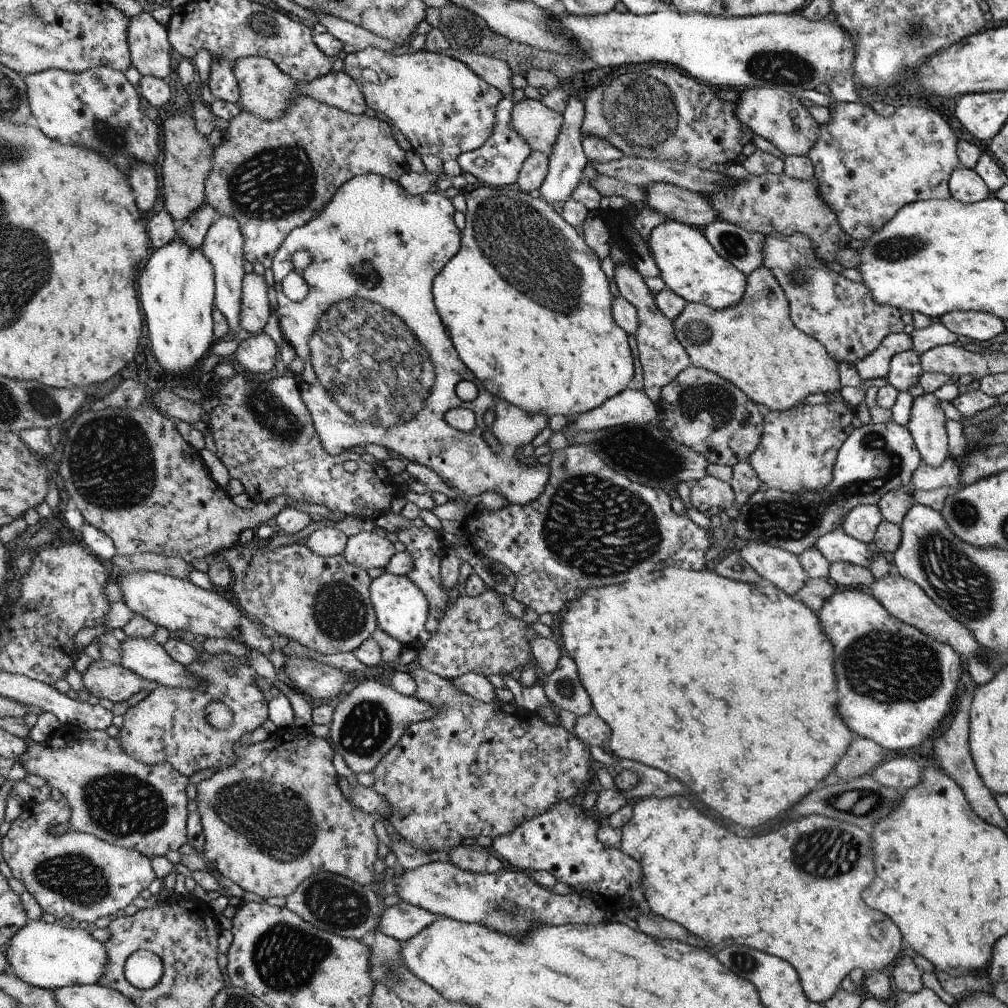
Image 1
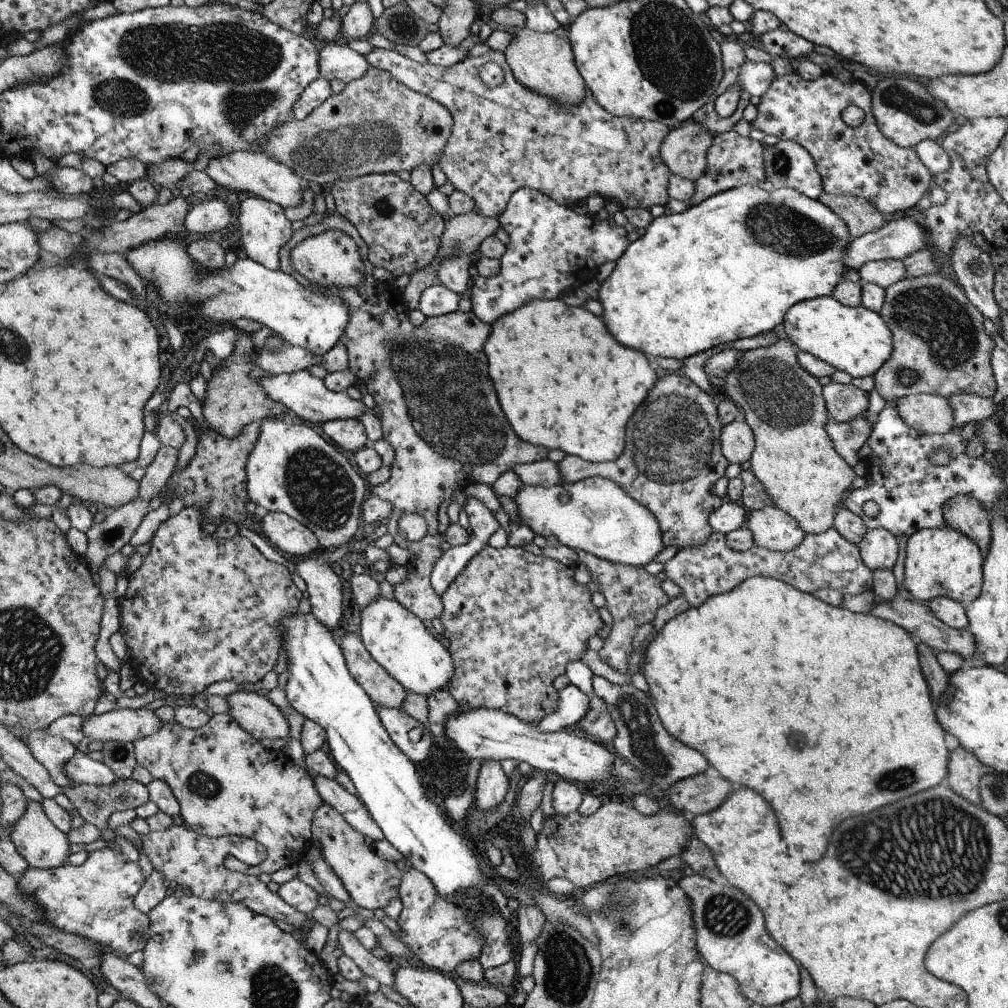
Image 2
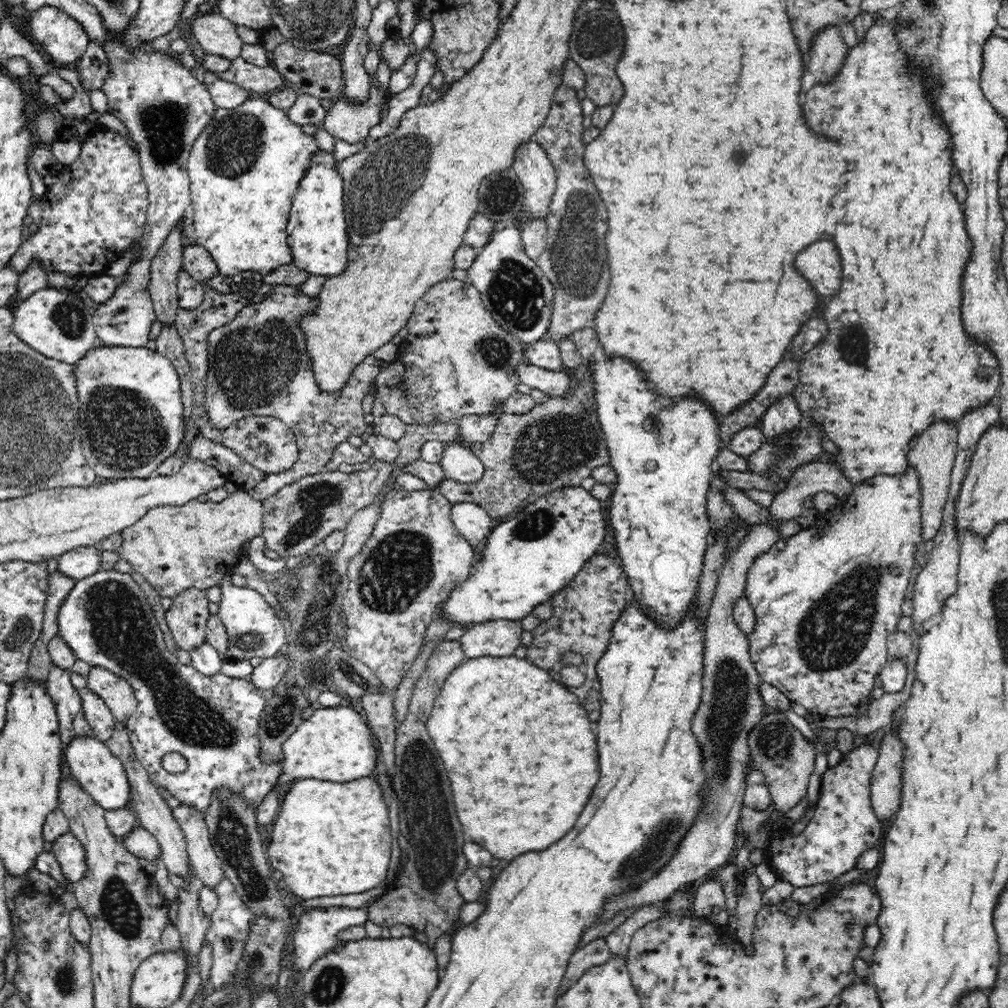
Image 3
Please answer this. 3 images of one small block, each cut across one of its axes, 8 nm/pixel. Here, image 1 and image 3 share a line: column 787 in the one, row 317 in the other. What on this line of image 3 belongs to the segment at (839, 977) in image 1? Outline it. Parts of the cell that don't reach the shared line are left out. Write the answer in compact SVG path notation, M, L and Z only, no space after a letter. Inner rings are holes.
M895 17L886 22L886 24L882 24L882 21L875 20L873 26L866 32L866 36L862 38L862 40L857 40L856 46L854 48L850 48L848 50L848 54L846 56L845 61L842 64L842 68L840 68L838 74L834 76L834 80L832 82L826 82L826 84L819 84L817 83L812 87L812 90L808 90L806 92L806 100L804 100L804 104L802 104L802 110L804 110L804 118L806 118L806 124L810 126L810 130L813 130L816 134L822 134L825 138L829 138L832 142L837 142L840 146L842 146L842 160L846 162L846 166L848 166L848 172L846 172L846 178L844 178L844 182L846 182L846 191L848 194L852 194L852 200L850 200L850 206L852 208L846 208L845 206L842 208L844 214L848 214L848 216L844 216L843 220L840 220L840 224L834 228L834 242L836 242L836 248L838 248L838 252L840 252L840 258L842 258L842 266L844 266L844 278L852 278L852 280L842 280L842 288L840 288L840 292L826 304L826 308L824 308L824 320L826 320L826 324L828 324L828 336L820 342L820 344L816 344L810 352L807 354L803 354L798 356L797 361L799 364L800 370L800 377L799 377L799 386L797 387L795 393L793 394L793 398L797 402L798 408L801 410L802 417L805 421L816 420L817 424L823 428L823 434L836 444L838 447L838 453L831 454L831 462L834 462L835 465L842 471L842 474L851 482L852 485L860 484L860 482L864 482L866 478L872 478L874 476L878 476L880 474L886 474L888 476L904 474L906 470L908 470L908 459L907 454L910 452L910 438L914 438L914 436L921 435L932 422L938 422L938 420L947 420L947 422L954 422L958 423L960 418L968 412L968 410L974 410L976 406L980 406L980 404L986 404L986 402L990 402L990 400L996 399L999 387L1001 386L1001 373L1000 373L1000 366L998 365L998 359L991 354L991 350L985 348L985 346L981 346L975 338L971 338L971 335L968 334L964 327L962 326L962 315L961 315L961 308L962 308L962 288L961 282L963 274L966 272L966 266L968 266L968 262L970 262L970 256L972 256L972 250L974 250L974 244L970 241L970 236L966 233L965 228L965 214L963 211L962 203L958 202L958 199L953 195L953 191L951 190L950 186L950 170L952 170L952 159L951 159L951 134L949 134L949 130L947 130L947 126L945 126L945 122L943 122L943 116L937 116L935 112L933 112L933 108L928 106L928 102L926 102L926 98L924 98L924 88L922 88L922 84L920 84L920 80L918 78L914 78L912 76L912 72L914 72L915 64L911 64L907 58L905 58L905 54L899 49L899 42L896 38L895 32L900 30L900 28L906 28L906 24L910 24L910 22L903 22L902 25L898 25L898 22L895 22ZM854 164L856 164L856 174L858 174L858 182L854 184L854 190L850 190L850 182L854 182Z

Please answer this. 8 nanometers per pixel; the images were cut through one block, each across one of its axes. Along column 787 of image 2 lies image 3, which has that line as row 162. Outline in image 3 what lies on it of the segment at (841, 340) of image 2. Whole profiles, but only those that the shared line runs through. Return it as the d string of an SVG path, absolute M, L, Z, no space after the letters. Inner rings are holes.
M322 151L312 154L312 164L296 190L287 222L288 244L292 250L292 263L308 273L322 277L336 277L348 266L350 240L346 233L344 182L337 171L333 153Z

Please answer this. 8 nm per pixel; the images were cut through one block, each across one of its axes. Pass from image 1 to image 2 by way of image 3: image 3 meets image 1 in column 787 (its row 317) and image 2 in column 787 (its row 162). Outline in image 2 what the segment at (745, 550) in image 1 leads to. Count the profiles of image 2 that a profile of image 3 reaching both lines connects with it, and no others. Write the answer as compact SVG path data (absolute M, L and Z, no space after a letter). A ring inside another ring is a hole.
M833 526L826 532L820 534L806 535L806 538L790 552L771 551L756 544L745 551L737 551L730 548L727 543L727 536L723 532L714 531L707 540L706 544L692 549L682 549L675 556L664 563L663 572L682 589L682 595L691 607L700 606L708 597L730 592L743 580L755 576L772 577L790 586L797 588L803 593L816 593L818 589L832 589L840 592L844 596L859 595L866 591L872 591L873 574L864 564L859 547L854 543L848 542Z

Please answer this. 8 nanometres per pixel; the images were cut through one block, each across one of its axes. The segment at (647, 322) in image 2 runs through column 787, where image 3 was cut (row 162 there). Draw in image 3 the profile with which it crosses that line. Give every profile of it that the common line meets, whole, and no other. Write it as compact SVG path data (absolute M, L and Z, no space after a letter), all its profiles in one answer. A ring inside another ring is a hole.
M250 94L237 107L216 108L190 149L186 171L196 243L210 253L224 278L230 280L245 271L266 276L278 266L292 263L287 222L294 195L312 164L314 152L318 152L315 135L304 133L300 125L290 121L284 109L268 103L266 96Z

